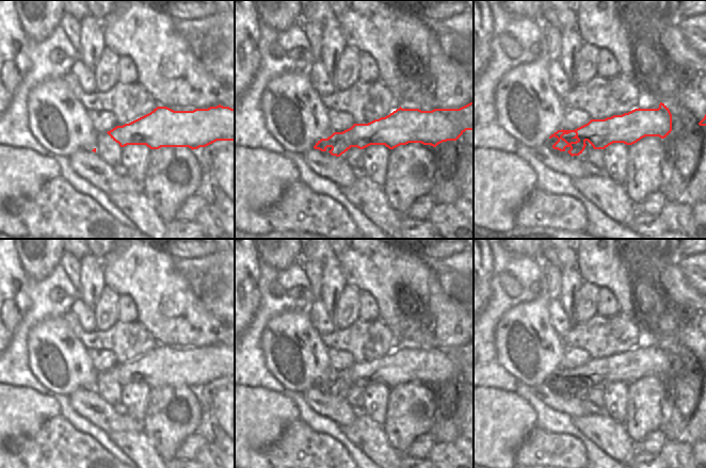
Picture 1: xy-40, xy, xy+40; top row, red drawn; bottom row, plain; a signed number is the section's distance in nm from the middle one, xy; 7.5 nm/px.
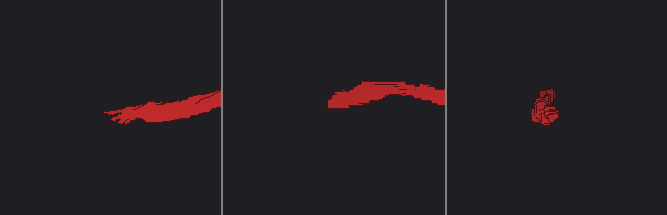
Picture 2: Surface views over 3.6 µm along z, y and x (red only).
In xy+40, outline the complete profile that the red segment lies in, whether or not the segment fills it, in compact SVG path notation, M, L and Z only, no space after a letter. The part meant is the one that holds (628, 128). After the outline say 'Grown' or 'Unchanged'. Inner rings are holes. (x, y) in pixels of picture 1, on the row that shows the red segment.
M660 102L658 109L635 109L605 119L591 119L575 130L558 130L545 143L548 148L567 151L572 157L584 150L588 141L594 149L605 149L613 143L632 145L645 136L667 138L672 131L672 114Z. Grown

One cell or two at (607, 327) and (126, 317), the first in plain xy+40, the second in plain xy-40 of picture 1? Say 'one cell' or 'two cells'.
two cells

